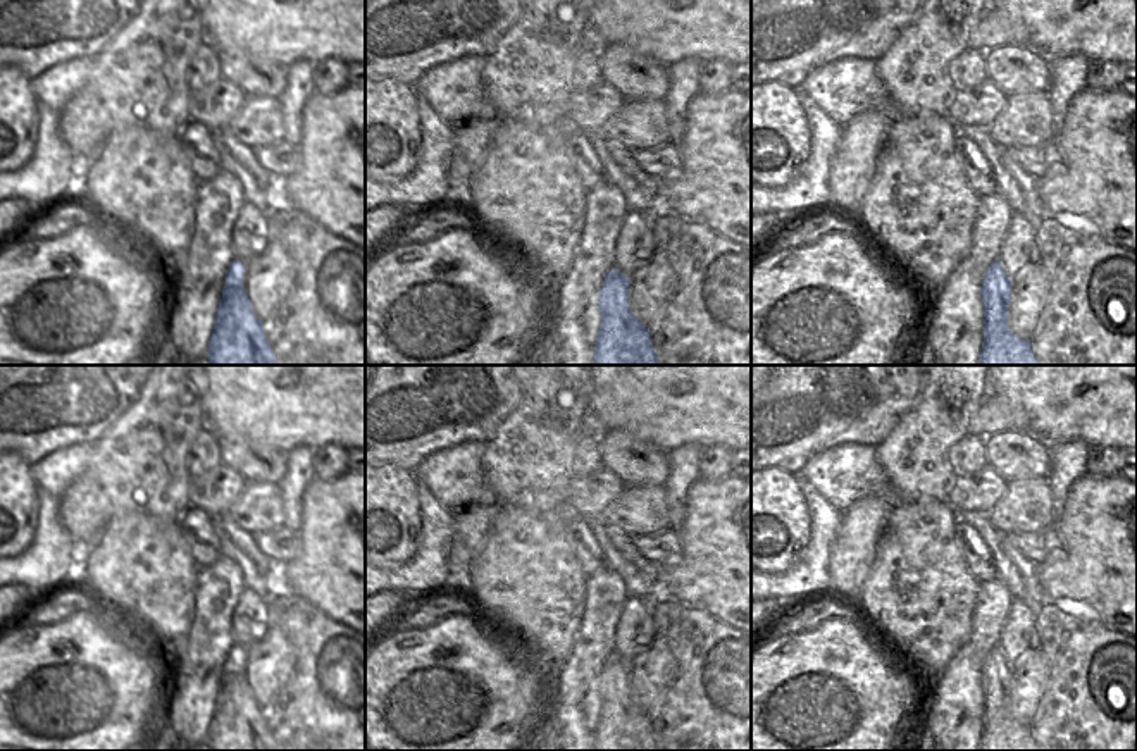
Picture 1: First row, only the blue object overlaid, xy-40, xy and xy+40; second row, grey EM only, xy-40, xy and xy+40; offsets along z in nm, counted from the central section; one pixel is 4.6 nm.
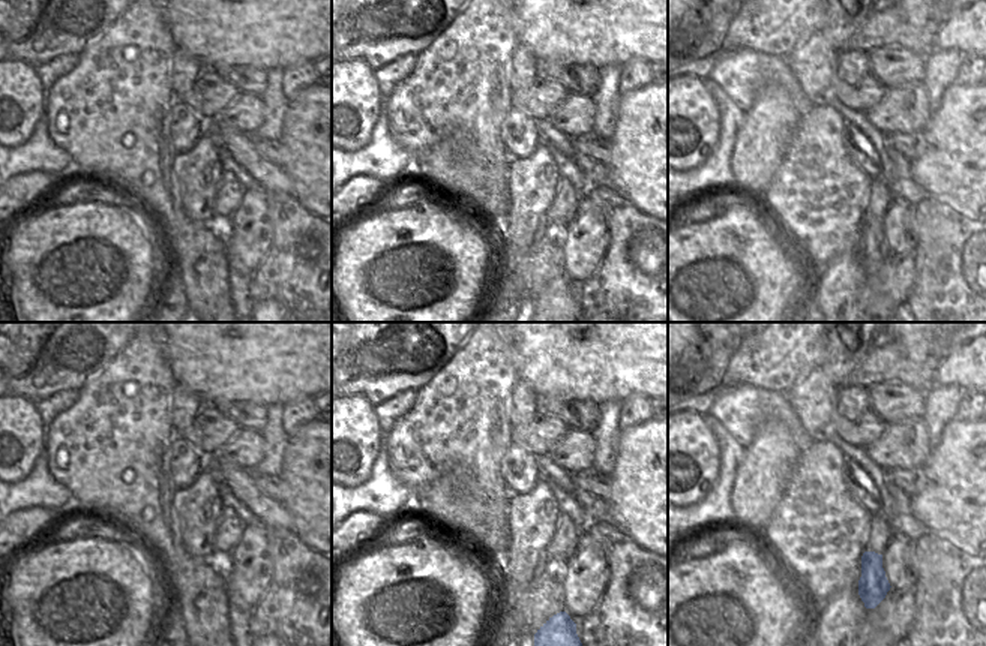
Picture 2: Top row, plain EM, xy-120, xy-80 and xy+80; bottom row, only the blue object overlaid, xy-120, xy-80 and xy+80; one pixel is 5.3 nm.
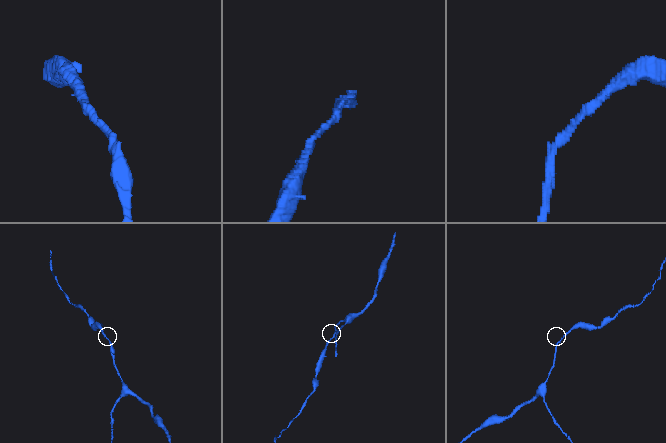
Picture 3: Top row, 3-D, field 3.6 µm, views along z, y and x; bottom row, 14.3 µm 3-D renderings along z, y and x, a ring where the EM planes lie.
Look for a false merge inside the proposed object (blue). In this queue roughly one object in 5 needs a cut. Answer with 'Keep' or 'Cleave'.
Keep

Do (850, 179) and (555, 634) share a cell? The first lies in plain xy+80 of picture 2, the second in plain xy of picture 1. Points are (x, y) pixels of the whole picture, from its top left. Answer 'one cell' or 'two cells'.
one cell

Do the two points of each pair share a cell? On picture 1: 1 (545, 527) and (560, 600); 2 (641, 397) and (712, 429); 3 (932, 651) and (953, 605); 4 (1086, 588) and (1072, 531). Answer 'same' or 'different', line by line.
1: same
2: same
3: same
4: same

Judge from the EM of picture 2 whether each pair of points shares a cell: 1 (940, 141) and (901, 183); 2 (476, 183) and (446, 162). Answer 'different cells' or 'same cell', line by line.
1: different cells
2: same cell

